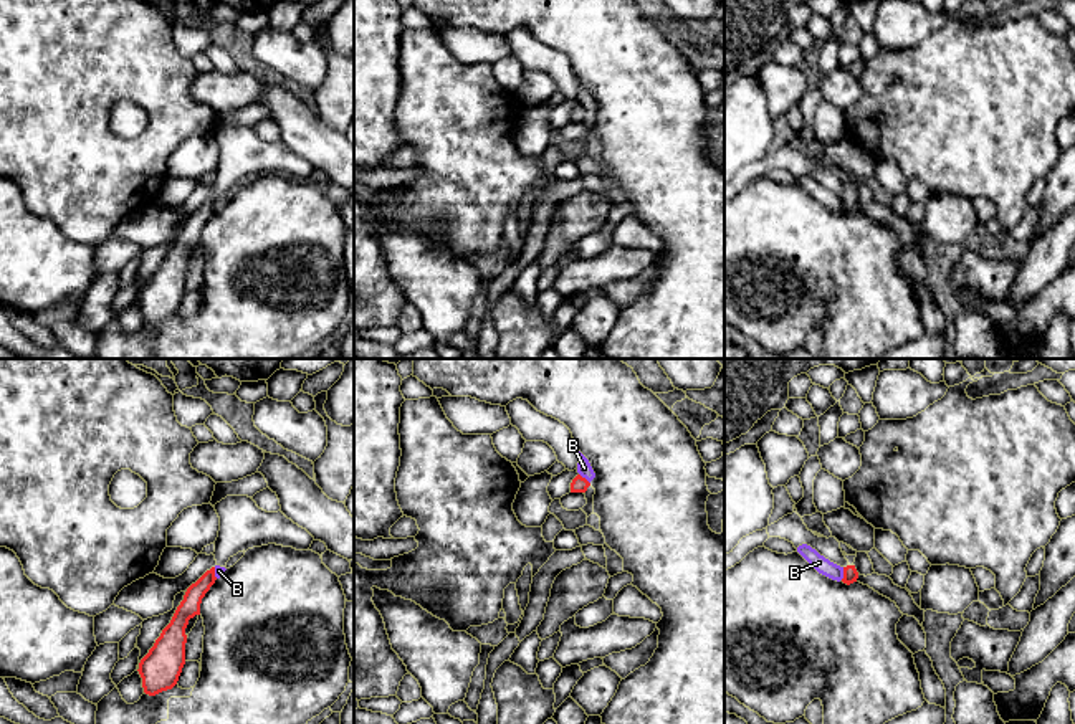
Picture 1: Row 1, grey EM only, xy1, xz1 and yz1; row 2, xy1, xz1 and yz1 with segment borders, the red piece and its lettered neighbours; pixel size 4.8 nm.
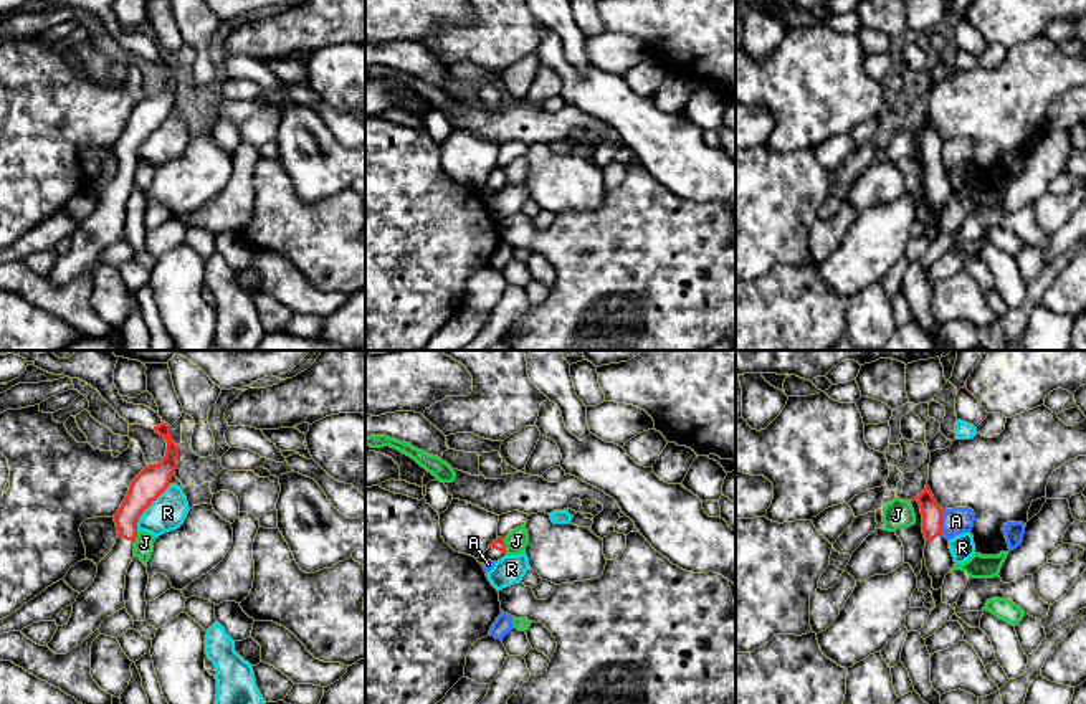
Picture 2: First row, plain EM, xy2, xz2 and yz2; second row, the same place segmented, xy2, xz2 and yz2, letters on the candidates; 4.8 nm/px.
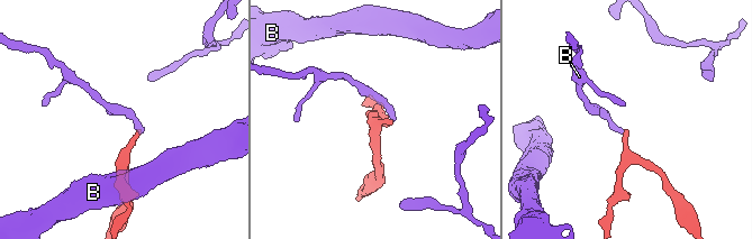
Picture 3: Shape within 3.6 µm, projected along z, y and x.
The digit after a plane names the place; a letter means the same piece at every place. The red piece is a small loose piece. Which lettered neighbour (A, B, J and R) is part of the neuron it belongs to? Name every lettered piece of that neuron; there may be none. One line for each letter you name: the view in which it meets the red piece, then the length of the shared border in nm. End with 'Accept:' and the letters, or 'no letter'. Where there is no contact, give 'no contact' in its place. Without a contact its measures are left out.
Accept: no letter

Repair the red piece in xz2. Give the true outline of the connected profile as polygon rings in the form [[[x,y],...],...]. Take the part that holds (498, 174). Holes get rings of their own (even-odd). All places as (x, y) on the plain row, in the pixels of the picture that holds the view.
[[[498,167],[489,174],[489,178],[484,182],[483,187],[478,188],[479,193],[491,190],[498,192],[506,185],[506,174],[503,167]]]

